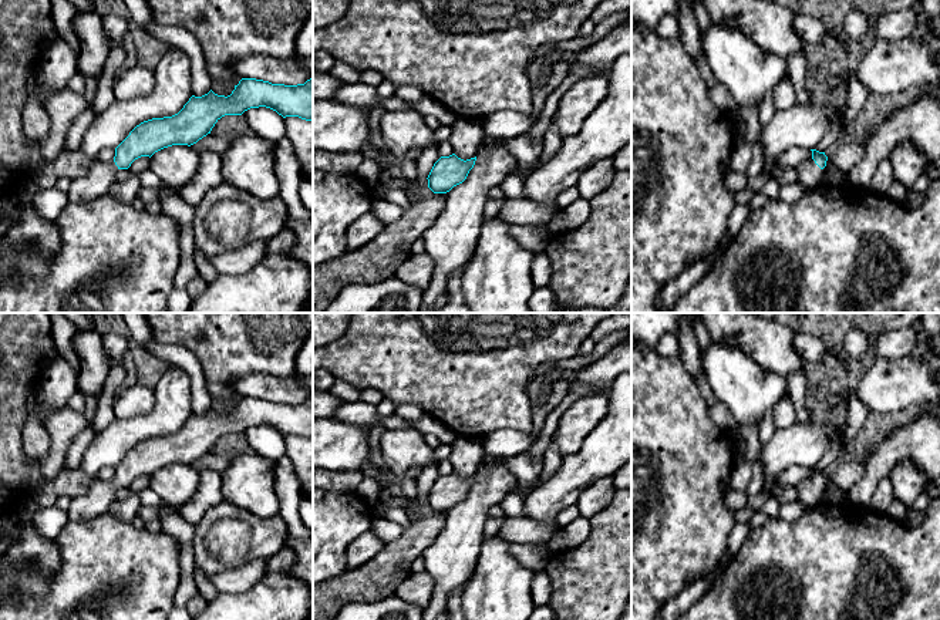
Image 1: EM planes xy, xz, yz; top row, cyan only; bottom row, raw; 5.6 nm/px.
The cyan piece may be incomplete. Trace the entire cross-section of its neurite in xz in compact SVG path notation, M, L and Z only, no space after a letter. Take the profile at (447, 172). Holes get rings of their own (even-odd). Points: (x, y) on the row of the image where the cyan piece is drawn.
M455 154L449 156L441 156L432 166L428 175L428 188L434 193L447 193L454 186L462 183L469 171L474 168L476 161L475 158L471 159L461 159Z

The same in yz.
M816 149L812 151L812 158L801 162L796 168L796 183L799 183L806 192L821 185L823 168L826 166L828 156L825 152Z

